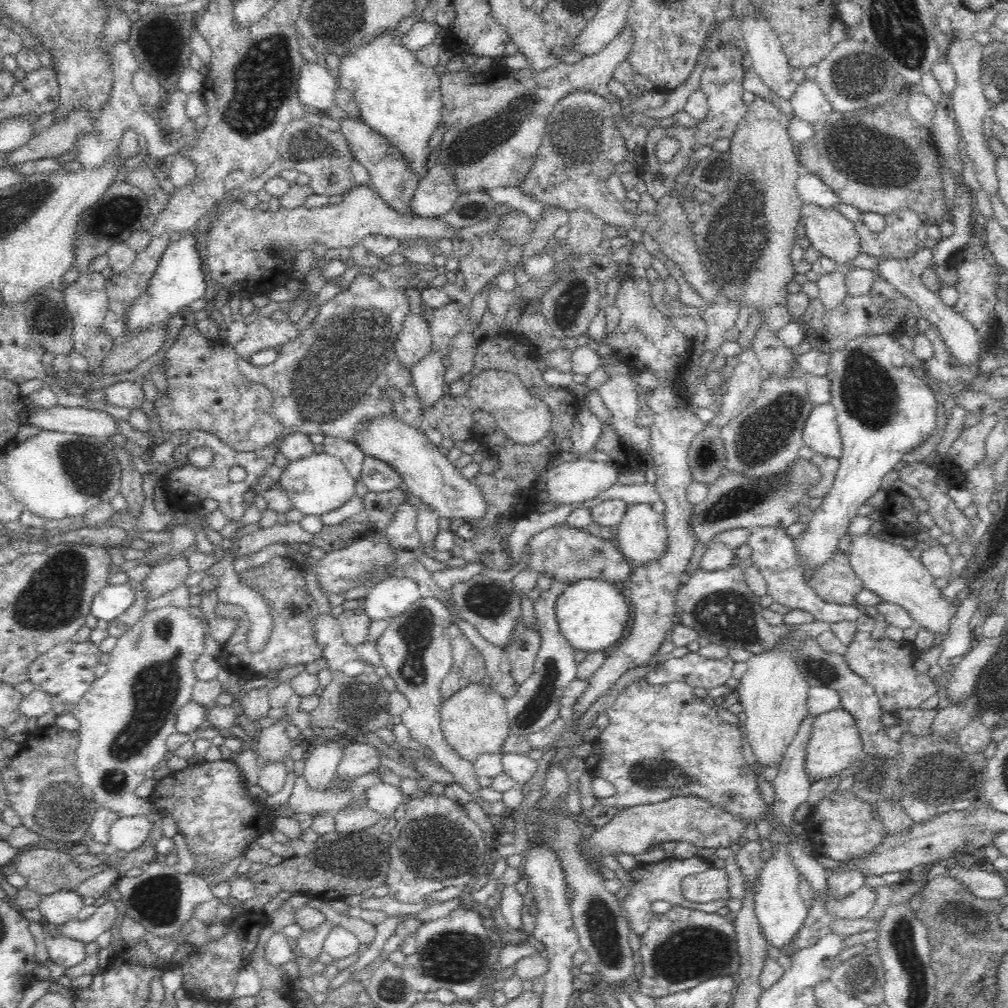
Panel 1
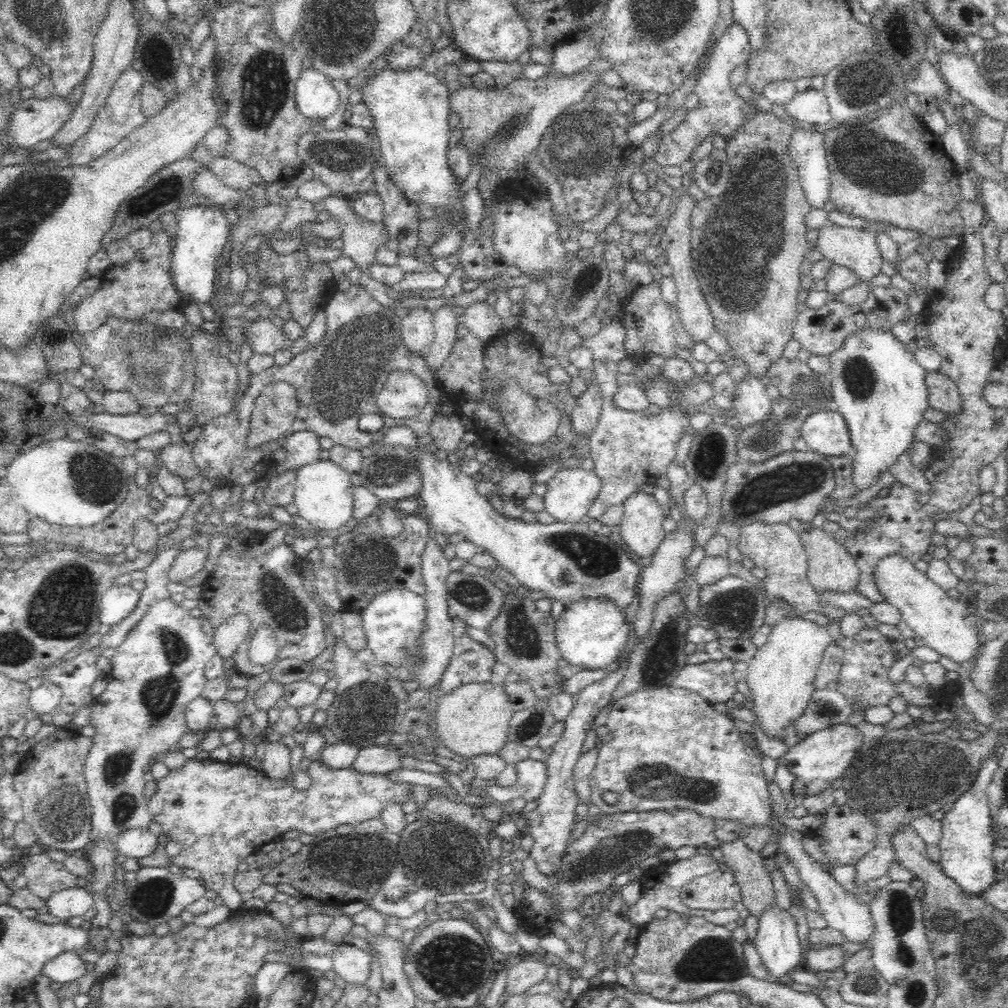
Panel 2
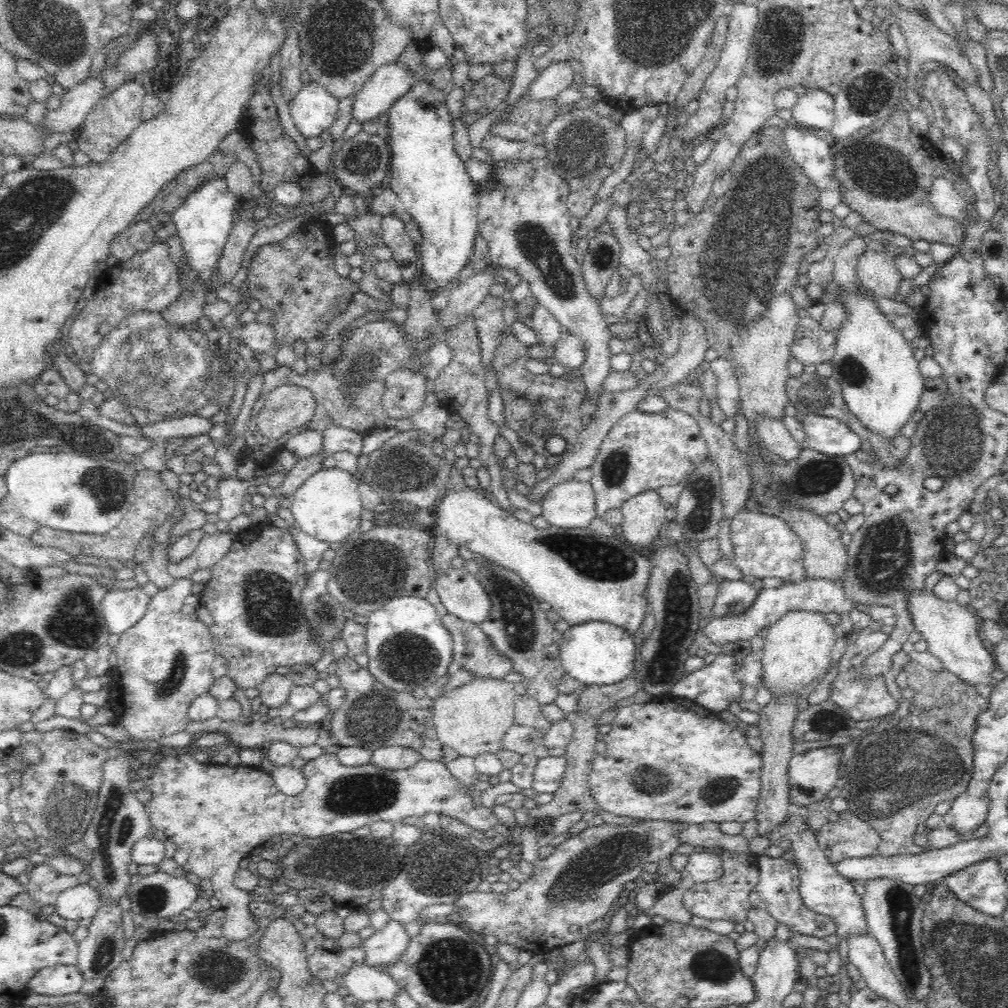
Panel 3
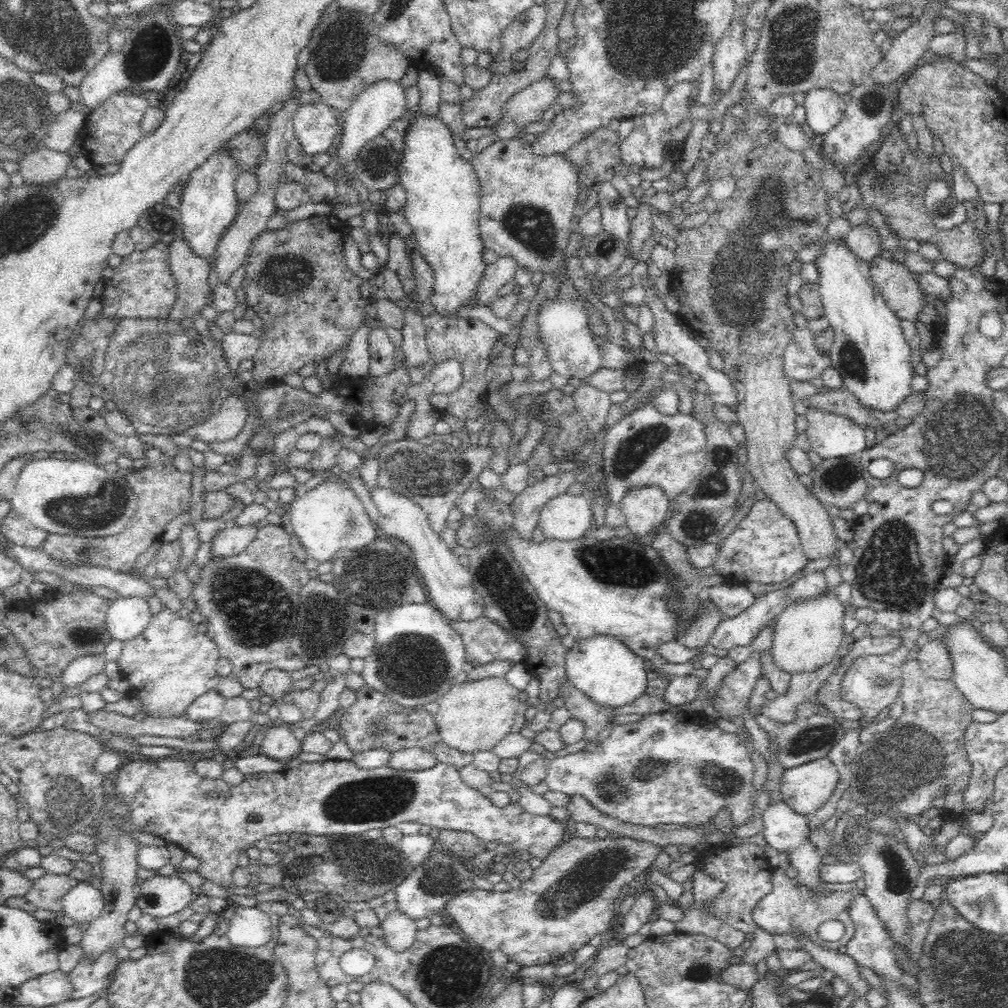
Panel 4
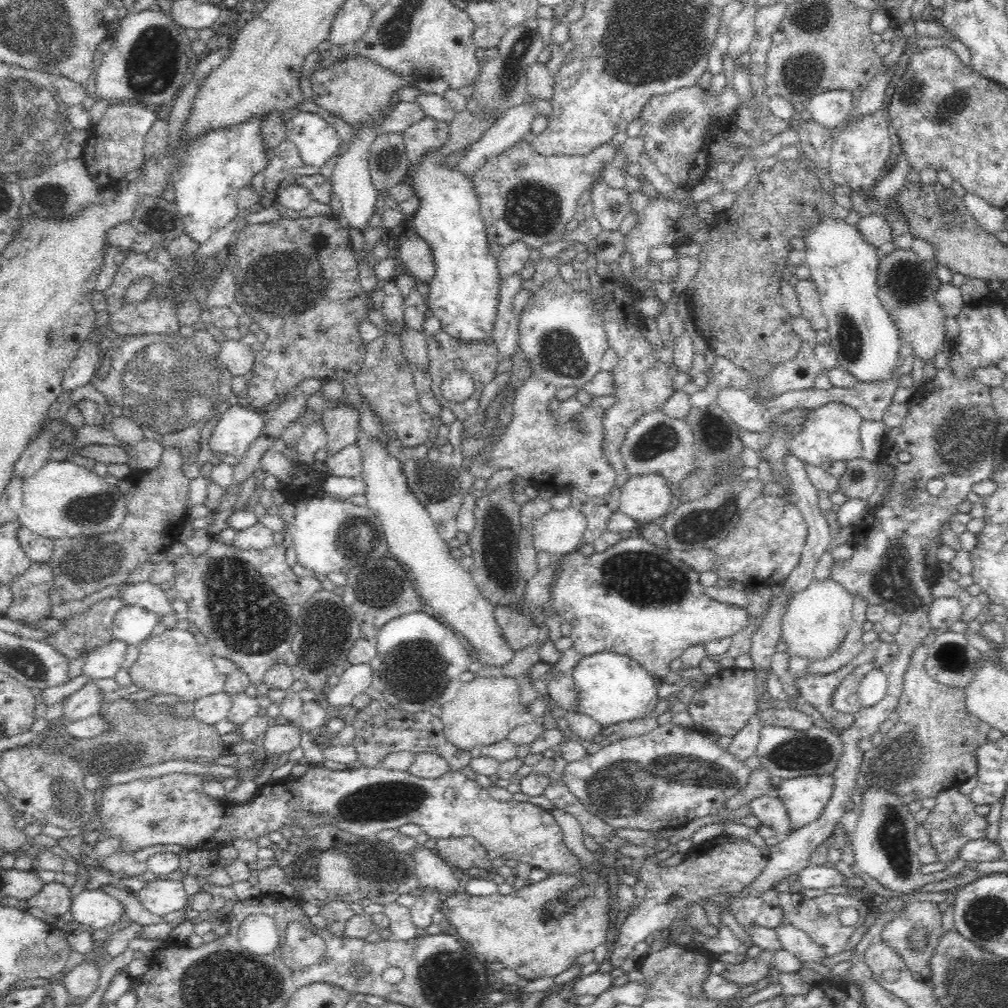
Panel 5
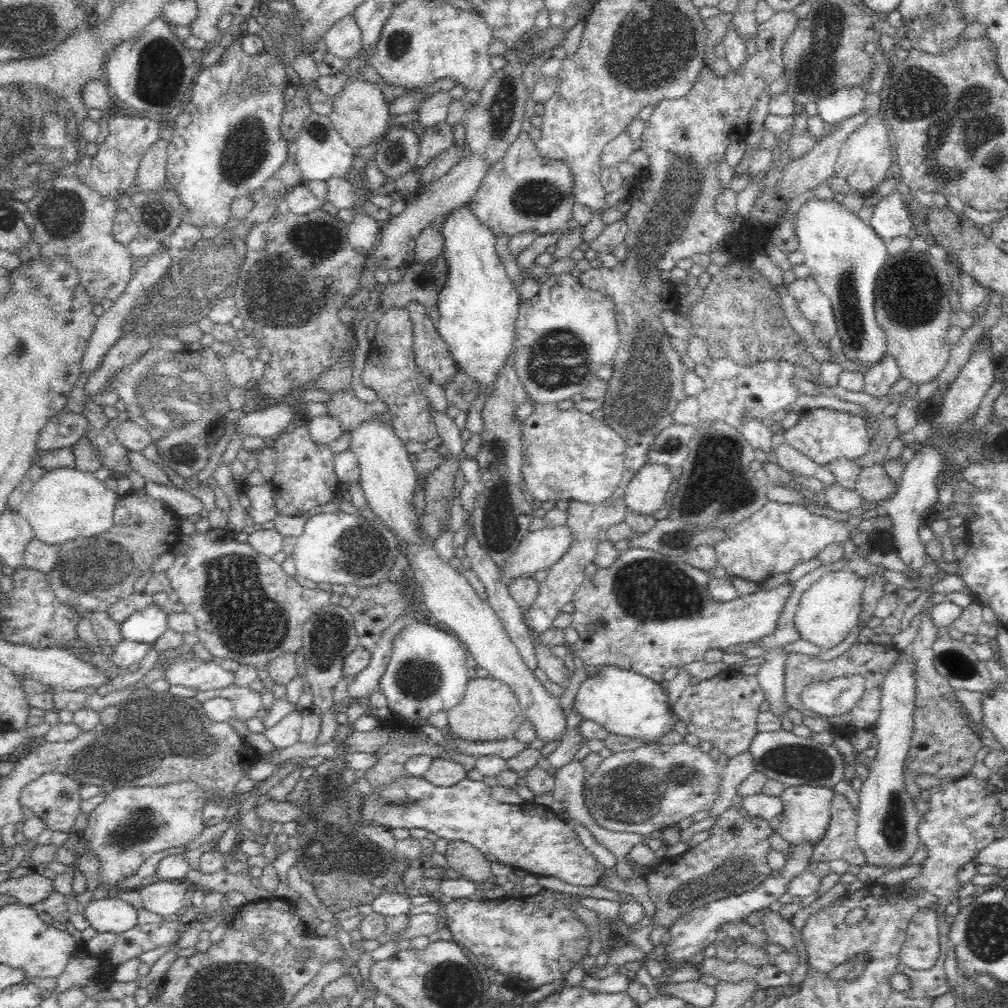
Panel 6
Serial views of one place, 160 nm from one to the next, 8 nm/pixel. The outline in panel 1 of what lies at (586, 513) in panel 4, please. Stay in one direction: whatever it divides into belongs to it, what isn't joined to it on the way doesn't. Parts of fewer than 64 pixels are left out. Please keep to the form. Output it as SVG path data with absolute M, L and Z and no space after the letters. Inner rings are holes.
M584 457L572 462L563 462L553 469L547 469L545 490L548 492L549 505L554 509L568 507L582 512L598 501L598 495L616 484L616 465L608 462L594 462Z

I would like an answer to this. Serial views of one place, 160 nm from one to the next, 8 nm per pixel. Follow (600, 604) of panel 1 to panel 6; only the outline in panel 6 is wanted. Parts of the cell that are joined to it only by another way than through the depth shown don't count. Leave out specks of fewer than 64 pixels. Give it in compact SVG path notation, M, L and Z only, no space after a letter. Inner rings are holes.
M603 666L602 672L582 682L574 708L586 720L603 726L608 734L625 736L638 746L662 743L659 740L678 722L671 709L672 701L665 693L664 683L656 683L630 670Z

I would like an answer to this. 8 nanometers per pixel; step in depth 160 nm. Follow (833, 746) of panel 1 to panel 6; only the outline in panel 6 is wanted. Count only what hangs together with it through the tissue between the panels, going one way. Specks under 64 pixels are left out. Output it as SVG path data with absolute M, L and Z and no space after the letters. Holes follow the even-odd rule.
M822 786L787 787L780 796L783 800L783 818L776 831L792 847L810 843L815 848L818 843L825 840L830 827L830 820L832 820L831 802L834 795L833 789Z

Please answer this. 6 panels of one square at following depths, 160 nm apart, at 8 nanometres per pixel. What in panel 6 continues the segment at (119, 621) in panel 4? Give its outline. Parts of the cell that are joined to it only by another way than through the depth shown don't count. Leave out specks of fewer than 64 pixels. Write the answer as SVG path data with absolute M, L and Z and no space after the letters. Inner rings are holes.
M156 605L144 608L141 612L121 622L121 633L126 640L153 644L164 631L169 630L171 606Z

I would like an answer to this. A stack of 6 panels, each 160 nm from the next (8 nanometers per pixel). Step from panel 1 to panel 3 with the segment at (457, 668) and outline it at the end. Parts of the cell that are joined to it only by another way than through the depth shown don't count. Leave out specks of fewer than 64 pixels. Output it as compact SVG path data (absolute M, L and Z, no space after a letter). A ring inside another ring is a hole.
M450 614L442 617L442 622L454 639L453 660L459 662L464 671L474 673L476 677L494 679L504 679L508 674L514 672L512 661L494 648L490 637L480 625L463 622Z

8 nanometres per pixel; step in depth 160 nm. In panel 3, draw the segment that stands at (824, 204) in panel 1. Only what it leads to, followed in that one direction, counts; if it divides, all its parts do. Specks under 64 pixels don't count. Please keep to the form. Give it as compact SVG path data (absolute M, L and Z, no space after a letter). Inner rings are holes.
M794 123L783 124L783 140L792 158L803 168L804 174L812 180L812 185L818 190L832 187L830 174L833 172L832 158L830 158L830 140L826 136L813 130L804 129Z

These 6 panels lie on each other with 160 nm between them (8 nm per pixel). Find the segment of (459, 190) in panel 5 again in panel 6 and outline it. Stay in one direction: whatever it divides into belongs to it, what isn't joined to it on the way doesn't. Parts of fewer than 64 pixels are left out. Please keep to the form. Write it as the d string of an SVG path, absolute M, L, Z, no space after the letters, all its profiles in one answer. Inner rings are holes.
M469 206L448 214L440 225L449 275L438 297L439 320L435 325L457 370L476 383L476 396L485 396L487 401L495 391L499 372L513 354L522 300L497 254L495 234L480 224Z

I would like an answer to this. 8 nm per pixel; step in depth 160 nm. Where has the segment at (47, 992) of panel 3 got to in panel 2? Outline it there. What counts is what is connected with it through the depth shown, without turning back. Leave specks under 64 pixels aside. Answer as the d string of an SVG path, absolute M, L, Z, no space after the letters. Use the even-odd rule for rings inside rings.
M62 953L46 963L40 974L44 975L50 984L65 985L78 982L86 972L86 965L80 959L80 953Z

